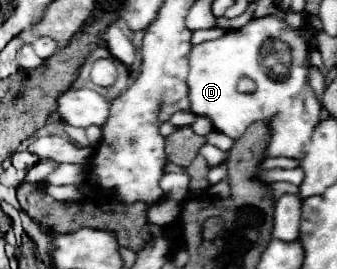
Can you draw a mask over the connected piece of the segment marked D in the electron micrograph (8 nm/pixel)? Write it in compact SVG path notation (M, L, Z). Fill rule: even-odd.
M277 16L255 18L245 24L239 32L225 34L217 40L201 42L191 50L191 70L187 78L191 108L195 114L205 114L211 118L213 126L233 140L237 140L245 128L261 118L271 120L273 140L269 144L269 156L285 156L301 160L311 144L311 132L319 122L319 100L309 86L307 68L307 36L305 32L295 32L287 26L287 22L279 20ZM267 40L281 40L289 46L293 54L293 66L287 66L287 74L271 76L267 74L261 62L261 46ZM247 76L255 80L257 90L255 94L241 94L237 92L237 82Z

